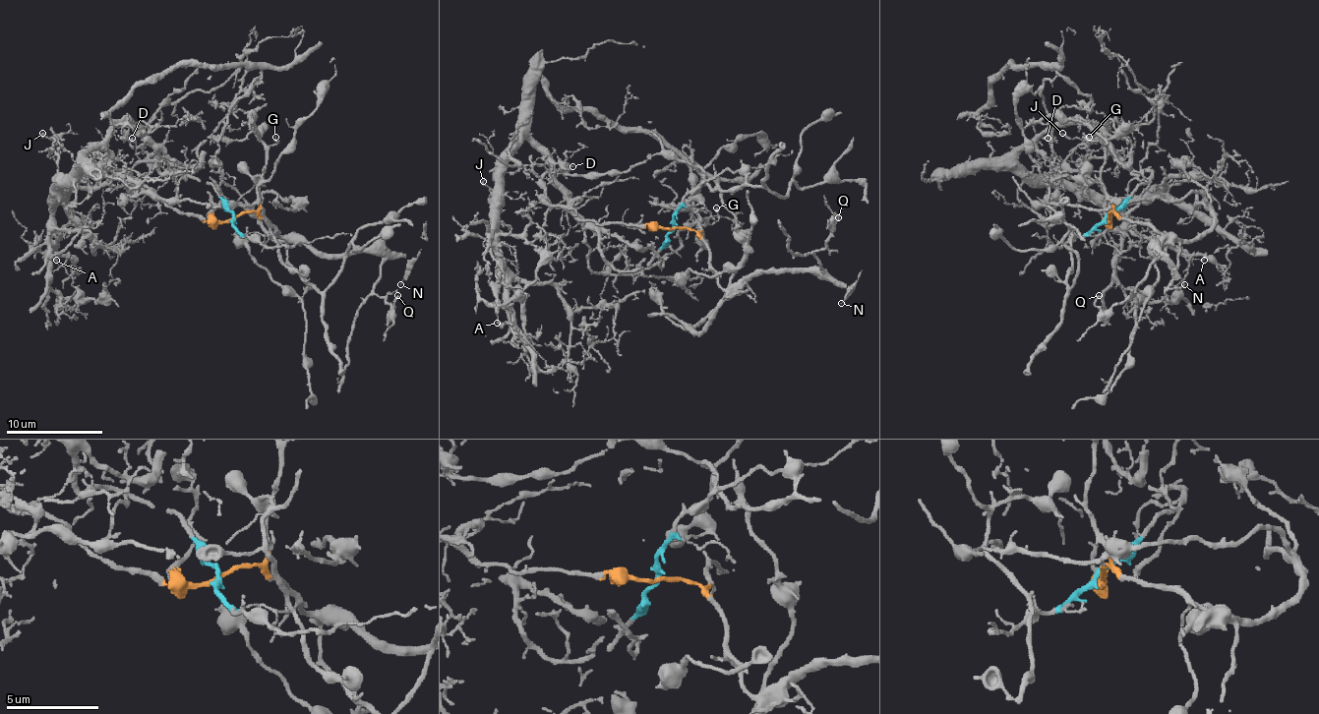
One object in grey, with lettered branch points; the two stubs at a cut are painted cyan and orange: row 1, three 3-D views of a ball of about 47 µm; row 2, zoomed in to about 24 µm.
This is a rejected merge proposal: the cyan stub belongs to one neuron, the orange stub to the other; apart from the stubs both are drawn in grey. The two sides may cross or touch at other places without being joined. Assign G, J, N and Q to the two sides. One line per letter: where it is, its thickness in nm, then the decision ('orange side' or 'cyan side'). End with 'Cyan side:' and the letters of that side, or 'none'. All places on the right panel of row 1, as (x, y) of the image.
G: place (1089, 137); calibre 150 nm; orange side
J: place (1062, 133); calibre 100 nm; cyan side
N: place (1184, 284); calibre 80 nm; orange side
Q: place (1099, 295); calibre 170 nm; orange side
Cyan side: J

